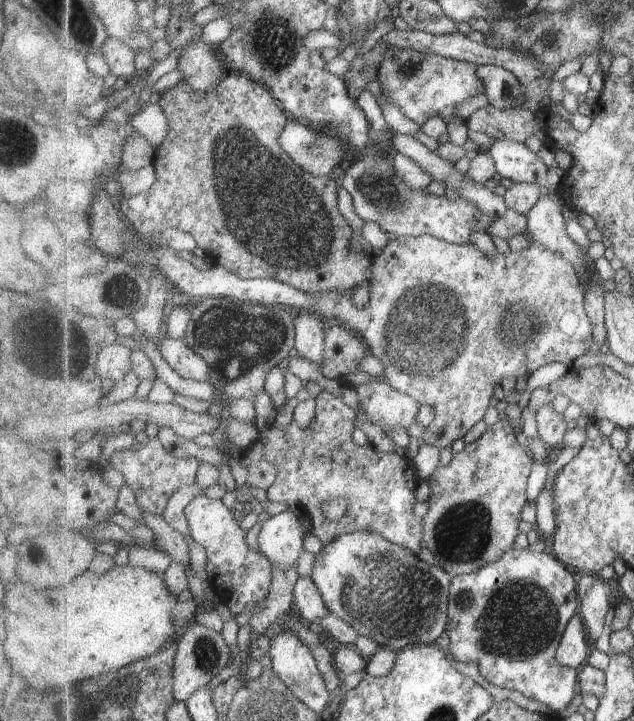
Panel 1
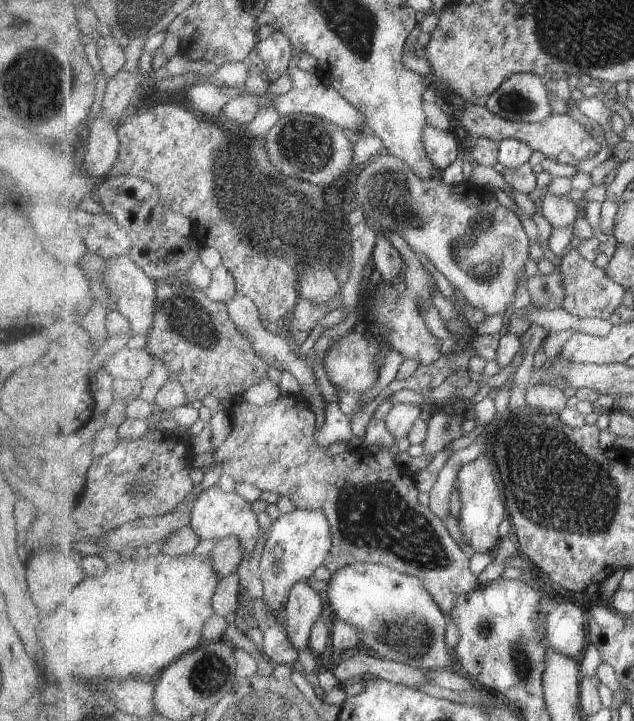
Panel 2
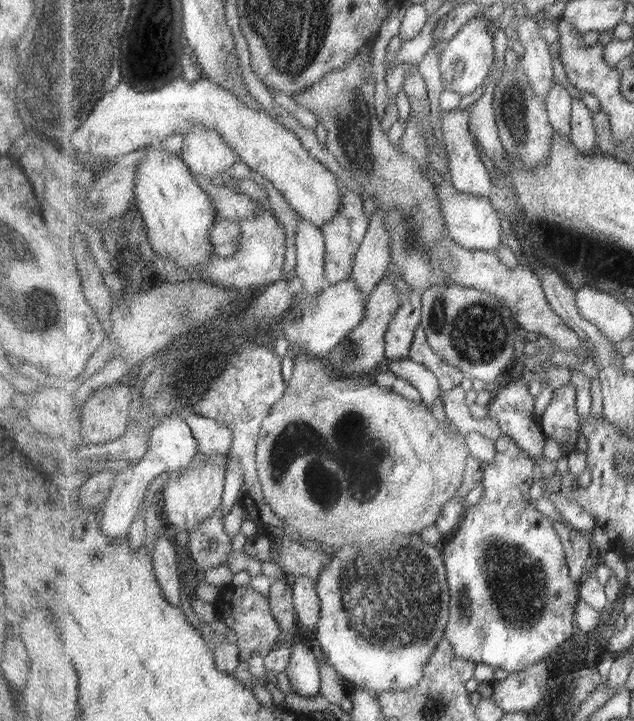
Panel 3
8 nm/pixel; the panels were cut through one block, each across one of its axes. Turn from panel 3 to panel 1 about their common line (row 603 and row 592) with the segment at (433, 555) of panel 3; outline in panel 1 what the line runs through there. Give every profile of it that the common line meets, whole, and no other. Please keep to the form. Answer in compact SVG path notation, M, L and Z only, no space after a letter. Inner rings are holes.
M360 530L323 546L316 554L311 577L330 612L351 624L360 635L373 640L378 648L389 647L395 652L401 652L410 644L435 643L439 636L445 634L449 624L451 576L446 570L419 560L411 550L391 544L381 534Z

